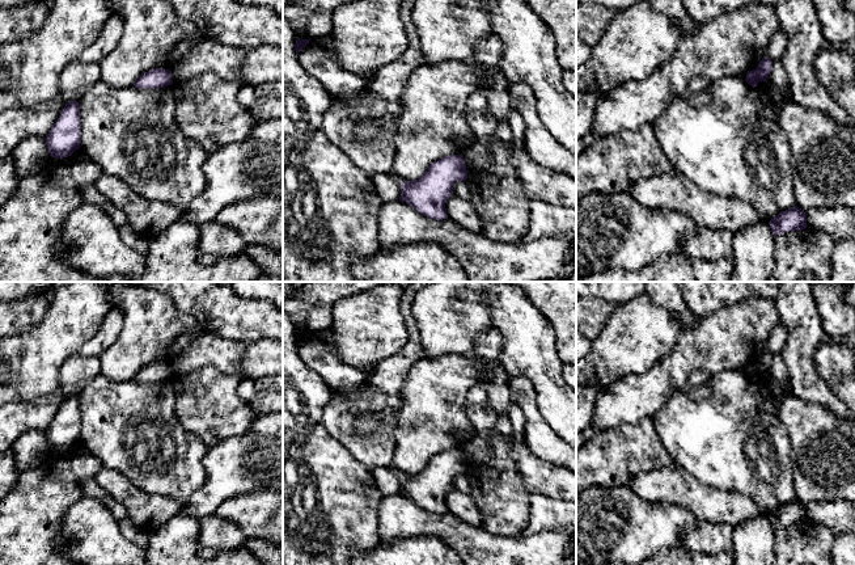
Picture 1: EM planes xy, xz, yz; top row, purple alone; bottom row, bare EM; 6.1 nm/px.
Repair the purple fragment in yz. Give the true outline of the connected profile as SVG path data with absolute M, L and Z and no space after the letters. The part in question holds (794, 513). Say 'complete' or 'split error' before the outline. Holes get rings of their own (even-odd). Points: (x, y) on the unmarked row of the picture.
complete; M795 499L786 505L780 505L769 518L774 530L790 524L801 524L807 522L807 509L804 503Z

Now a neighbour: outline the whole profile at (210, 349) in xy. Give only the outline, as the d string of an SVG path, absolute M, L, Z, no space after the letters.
M206 332L172 362L173 376L212 366L228 375L242 374L245 345Z

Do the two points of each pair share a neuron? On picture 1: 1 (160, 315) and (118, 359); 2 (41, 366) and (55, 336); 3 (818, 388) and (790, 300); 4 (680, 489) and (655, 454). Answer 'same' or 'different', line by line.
1: same
2: same
3: same
4: different

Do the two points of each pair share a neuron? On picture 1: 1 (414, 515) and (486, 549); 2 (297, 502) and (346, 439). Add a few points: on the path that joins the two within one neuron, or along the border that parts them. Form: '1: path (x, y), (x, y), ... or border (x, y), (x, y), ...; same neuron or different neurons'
1: path (432, 525), (445, 526), (468, 542); same neuron
2: border (324, 420), (325, 429), (356, 459), (365, 464); different neurons

